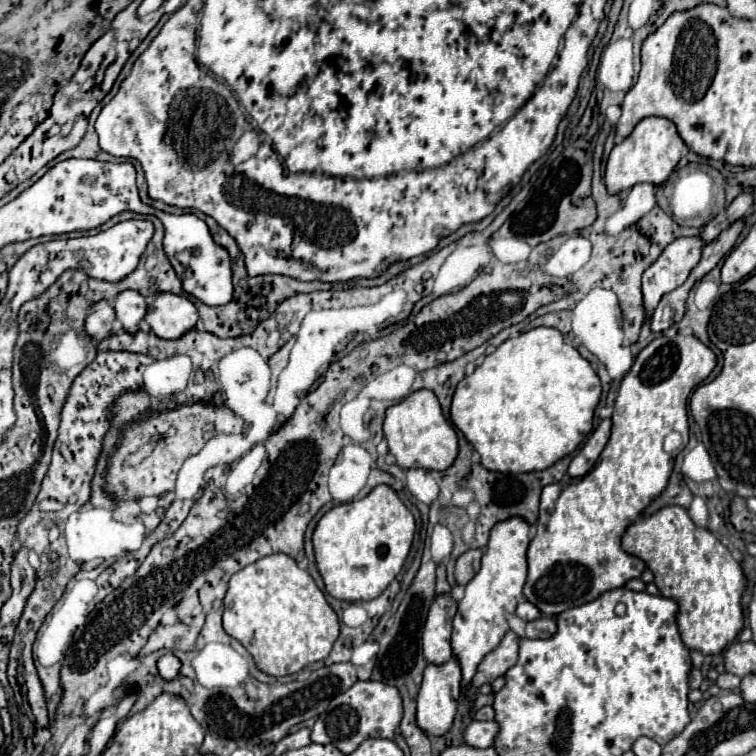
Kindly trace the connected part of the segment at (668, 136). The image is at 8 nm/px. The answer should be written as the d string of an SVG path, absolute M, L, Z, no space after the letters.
M646 117L642 119L634 131L618 145L614 145L614 149L610 151L610 157L606 161L606 173L604 173L604 181L608 187L608 193L620 193L624 189L630 189L636 183L654 183L660 185L668 179L668 175L674 171L674 167L678 165L680 157L684 155L686 145L682 141L682 137L678 135L676 125L670 119L664 117Z

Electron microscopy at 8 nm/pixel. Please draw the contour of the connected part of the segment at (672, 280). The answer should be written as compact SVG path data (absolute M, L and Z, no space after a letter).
M700 235L676 239L644 271L642 293L644 293L644 305L648 317L658 305L658 301L662 299L662 295L674 291L688 279L690 271L700 263L704 245L706 243L702 243Z

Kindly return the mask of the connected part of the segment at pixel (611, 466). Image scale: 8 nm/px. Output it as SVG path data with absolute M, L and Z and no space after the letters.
M656 337L638 353L632 369L620 383L612 413L612 435L608 445L600 453L594 469L584 477L564 479L558 483L550 483L542 489L540 517L536 523L536 535L532 537L528 547L528 579L524 585L524 597L532 605L536 605L542 615L560 615L570 607L594 601L604 591L624 587L626 581L642 575L646 563L622 551L622 533L640 515L640 511L664 491L672 473L674 457L689 441L686 401L694 387L704 381L714 367L716 355L698 337Z

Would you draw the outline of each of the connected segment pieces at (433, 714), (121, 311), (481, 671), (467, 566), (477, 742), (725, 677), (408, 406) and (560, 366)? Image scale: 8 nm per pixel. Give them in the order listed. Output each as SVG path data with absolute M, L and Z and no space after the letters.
M456 657L442 665L428 663L424 669L424 679L422 687L418 693L418 725L428 733L428 735L444 735L452 727L452 719L456 715L456 699L460 697L460 683L462 683L462 669Z
M122 291L114 299L114 311L118 321L128 333L138 331L140 319L146 315L146 299L138 291Z
M506 633L502 643L482 659L470 685L482 687L484 683L494 681L496 677L504 675L516 663L516 659L518 659L518 637L514 633Z
M468 549L466 553L462 553L456 561L456 571L454 571L456 581L466 585L478 573L480 559L482 559L482 549Z
M472 721L464 729L464 743L474 749L486 749L494 743L498 725L494 721Z
M720 673L720 677L716 679L716 685L720 689L732 691L732 689L736 689L740 685L740 677L738 675L732 675L732 673Z
M418 389L410 393L406 399L402 399L400 403L386 409L384 435L388 441L390 453L396 457L396 465L402 469L420 467L426 471L430 469L444 471L452 465L452 461L458 455L456 431L444 419L436 395L426 389Z
M534 327L526 333L520 333L516 339L506 339L494 353L486 355L484 363L478 365L474 369L472 375L466 375L452 397L452 407L450 407L450 419L452 423L464 433L464 437L472 443L472 447L480 453L480 461L488 471L500 471L500 473L528 473L528 471L542 471L550 465L554 465L558 459L570 455L572 451L578 449L578 445L588 437L588 433L592 431L592 419L594 419L594 409L600 401L600 379L596 375L596 371L590 367L590 363L572 347L562 339L562 333L554 327Z

